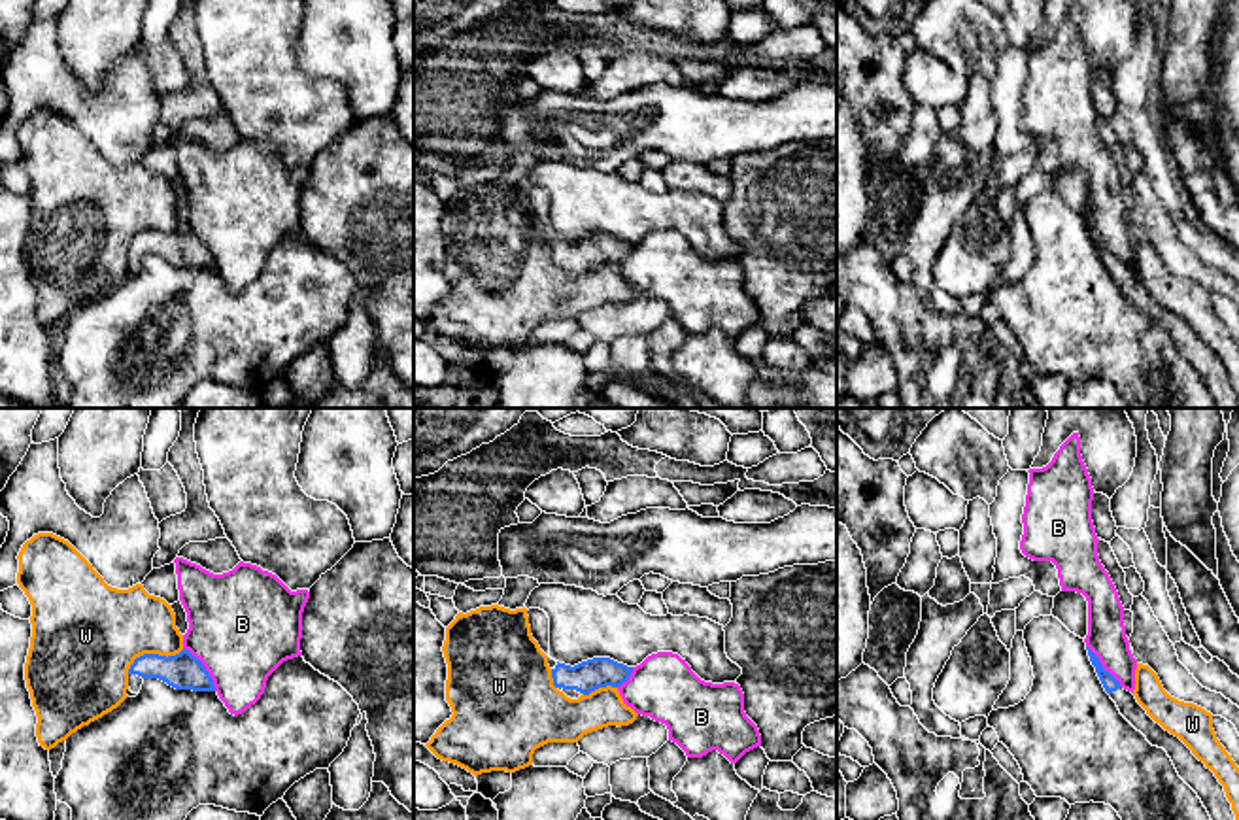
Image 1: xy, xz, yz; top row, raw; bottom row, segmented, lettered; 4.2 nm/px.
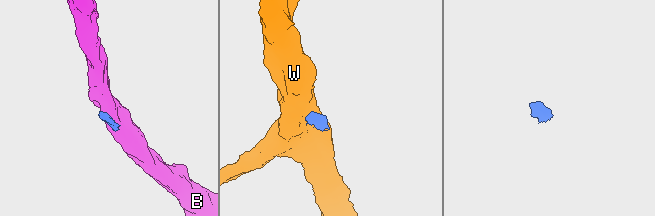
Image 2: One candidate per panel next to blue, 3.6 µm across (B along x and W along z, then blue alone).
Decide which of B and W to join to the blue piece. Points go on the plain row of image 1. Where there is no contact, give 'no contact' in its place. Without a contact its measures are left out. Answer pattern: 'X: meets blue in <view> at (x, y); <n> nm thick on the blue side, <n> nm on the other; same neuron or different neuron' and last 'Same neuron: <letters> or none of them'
B: meets blue in xy at (204, 244); 160 nm thick on the blue side, 460 nm on the other; different neuron
W: meets blue in xy at (152, 231); 160 nm thick on the blue side, 400 nm on the other; different neuron
Same neuron: none of them

